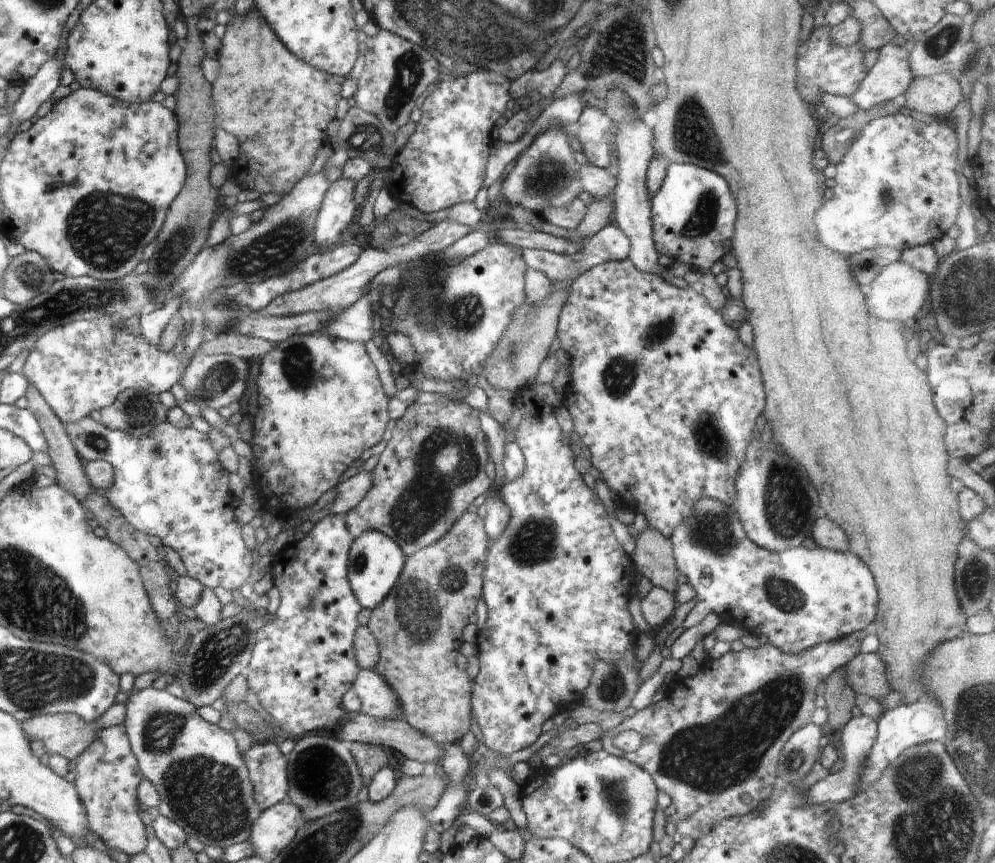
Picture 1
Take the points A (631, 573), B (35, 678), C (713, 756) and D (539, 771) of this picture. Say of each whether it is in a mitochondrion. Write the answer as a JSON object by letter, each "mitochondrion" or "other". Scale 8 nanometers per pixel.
{"A":"other","B":"mitochondrion","C":"mitochondrion","D":"other"}

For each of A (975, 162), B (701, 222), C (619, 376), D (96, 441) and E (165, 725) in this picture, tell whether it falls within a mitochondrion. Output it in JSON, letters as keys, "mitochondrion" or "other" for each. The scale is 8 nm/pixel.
{"A":"other","B":"mitochondrion","C":"mitochondrion","D":"mitochondrion","E":"mitochondrion"}

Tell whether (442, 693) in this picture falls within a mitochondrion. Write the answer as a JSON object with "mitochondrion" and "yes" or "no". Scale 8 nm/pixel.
{"mitochondrion":"no"}

